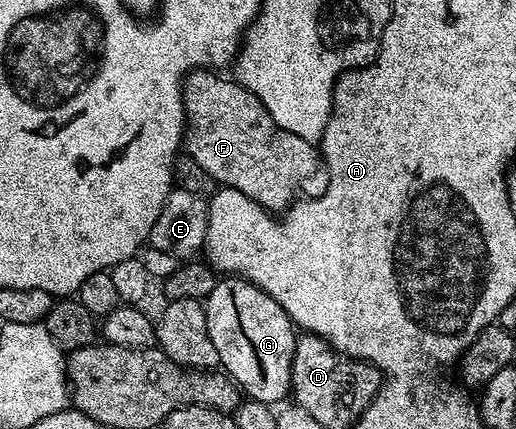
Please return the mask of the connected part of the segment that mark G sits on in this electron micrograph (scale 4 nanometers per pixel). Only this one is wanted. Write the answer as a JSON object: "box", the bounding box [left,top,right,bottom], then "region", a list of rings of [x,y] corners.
{"box":[204,276,296,407],"region":[[[226,276],[215,281],[212,292],[204,299],[208,336],[216,344],[216,352],[221,369],[238,383],[241,393],[247,399],[262,402],[273,407],[282,397],[291,393],[290,369],[296,341],[296,327],[289,316],[280,308],[272,296],[268,296],[258,286],[253,286],[245,278]]]}

